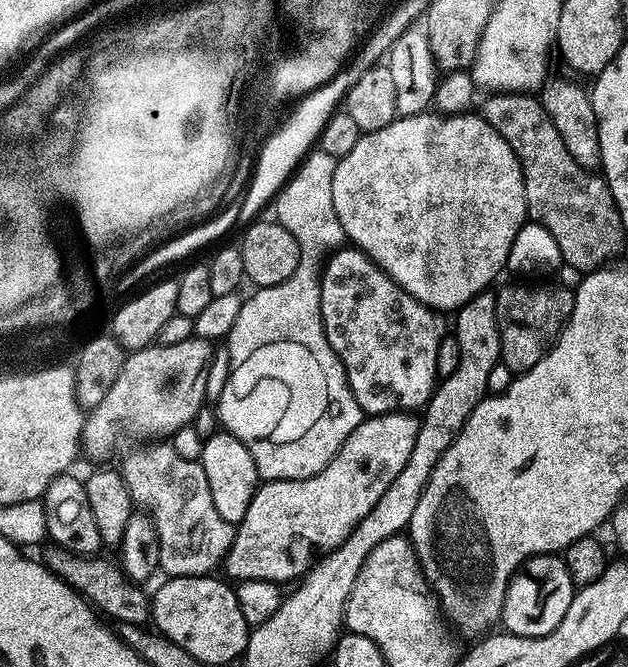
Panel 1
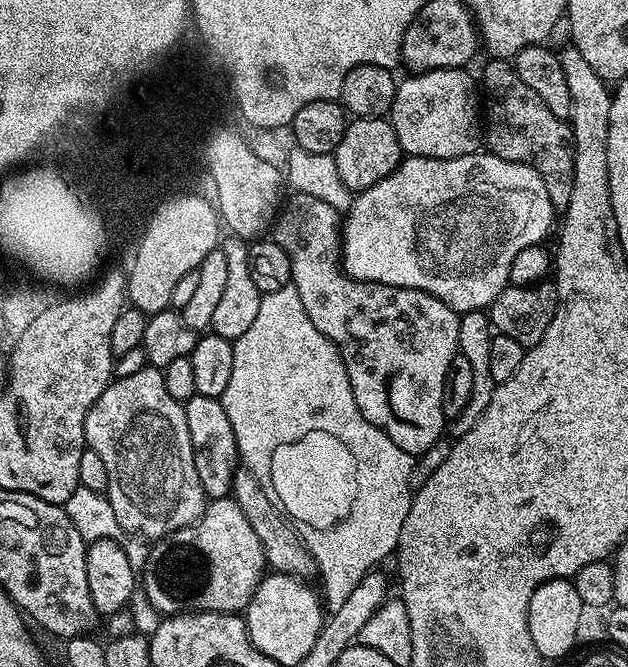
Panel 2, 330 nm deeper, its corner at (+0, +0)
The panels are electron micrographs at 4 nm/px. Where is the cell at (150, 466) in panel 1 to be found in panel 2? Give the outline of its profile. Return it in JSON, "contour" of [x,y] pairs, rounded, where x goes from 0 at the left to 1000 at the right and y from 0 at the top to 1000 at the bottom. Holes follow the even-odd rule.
{"contour":[[[237,549],[220,555],[220,561],[180,568],[156,603],[143,609],[134,634],[135,667],[150,673],[162,685],[162,693],[169,693],[169,742],[182,765],[182,777],[188,777],[199,799],[210,798],[204,801],[215,801],[231,811],[236,808],[236,813],[252,811],[309,784],[328,760],[325,730],[309,699],[306,652],[296,633],[293,607],[274,595],[260,561],[253,550]]]}

